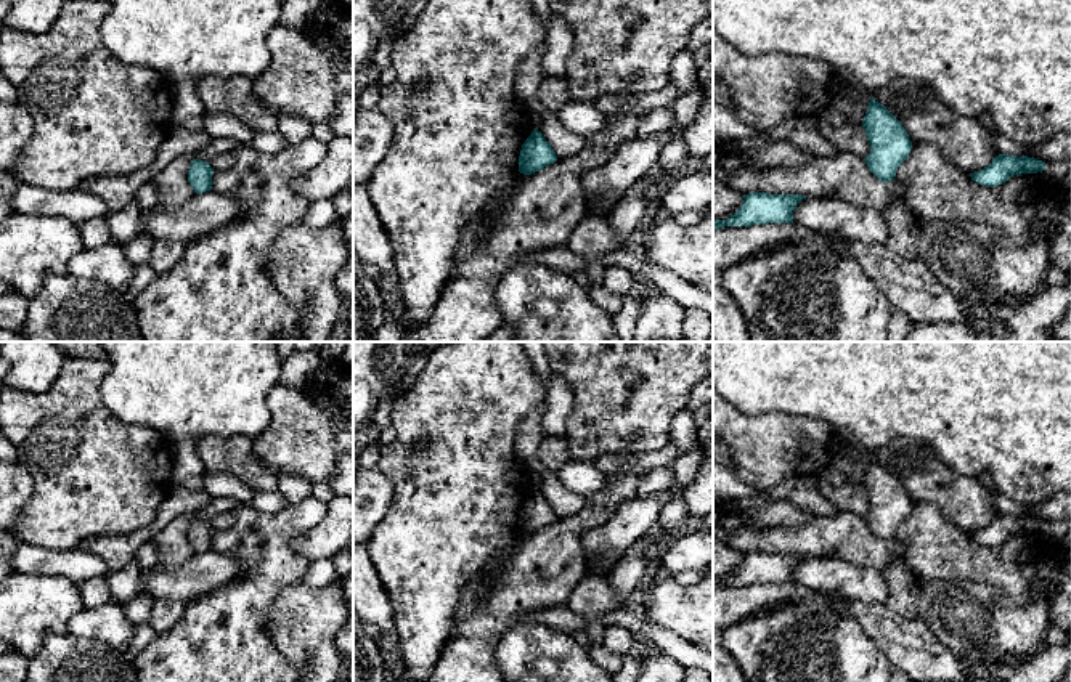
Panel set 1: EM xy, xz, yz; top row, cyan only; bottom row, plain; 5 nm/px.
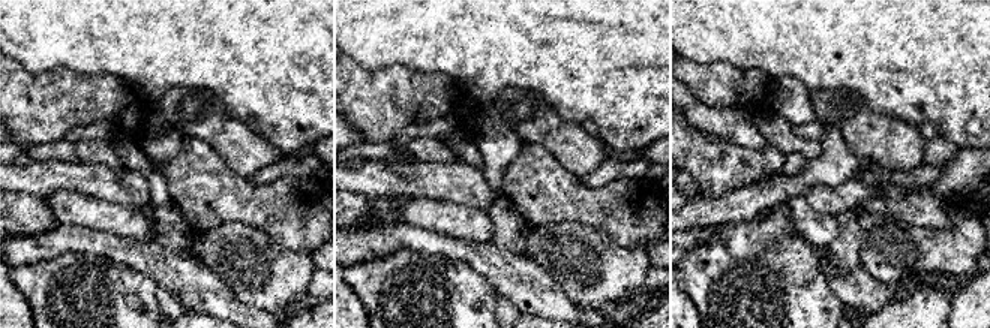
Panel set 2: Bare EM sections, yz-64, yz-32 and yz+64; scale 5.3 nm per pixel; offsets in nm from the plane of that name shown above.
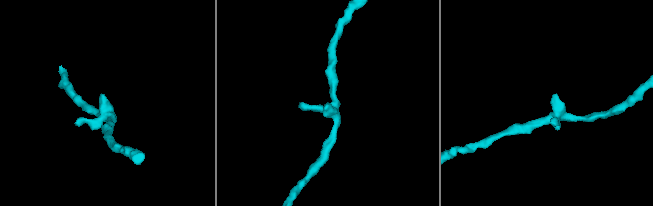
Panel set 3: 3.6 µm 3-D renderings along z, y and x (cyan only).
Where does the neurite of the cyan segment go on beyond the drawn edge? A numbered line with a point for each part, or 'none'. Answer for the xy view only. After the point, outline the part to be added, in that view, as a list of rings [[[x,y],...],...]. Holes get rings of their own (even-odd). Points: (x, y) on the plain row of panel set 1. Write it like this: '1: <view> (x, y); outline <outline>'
none

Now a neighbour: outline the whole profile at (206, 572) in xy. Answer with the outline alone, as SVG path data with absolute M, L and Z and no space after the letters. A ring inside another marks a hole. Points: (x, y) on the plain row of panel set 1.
M206 550L181 565L159 563L143 583L153 599L191 603L241 574L242 566L233 557Z

